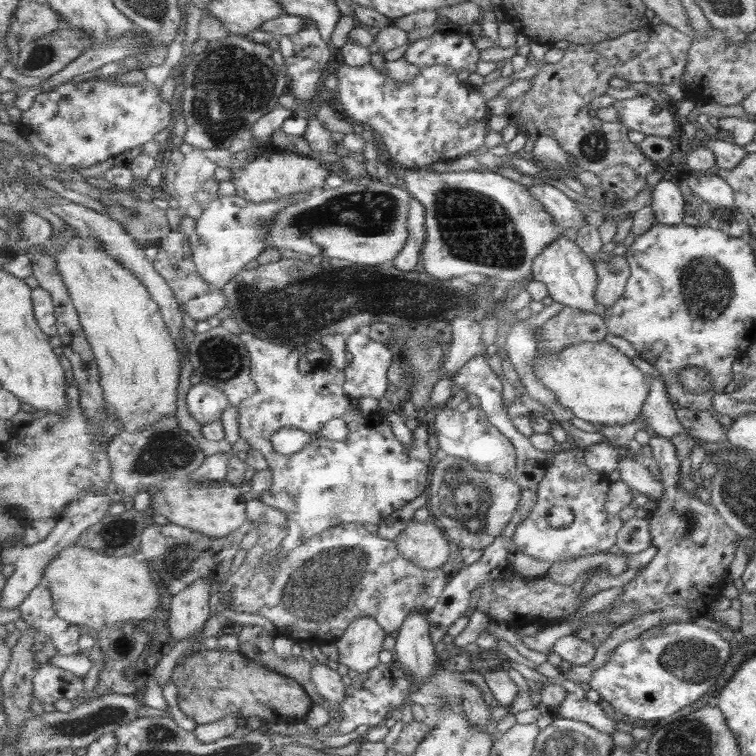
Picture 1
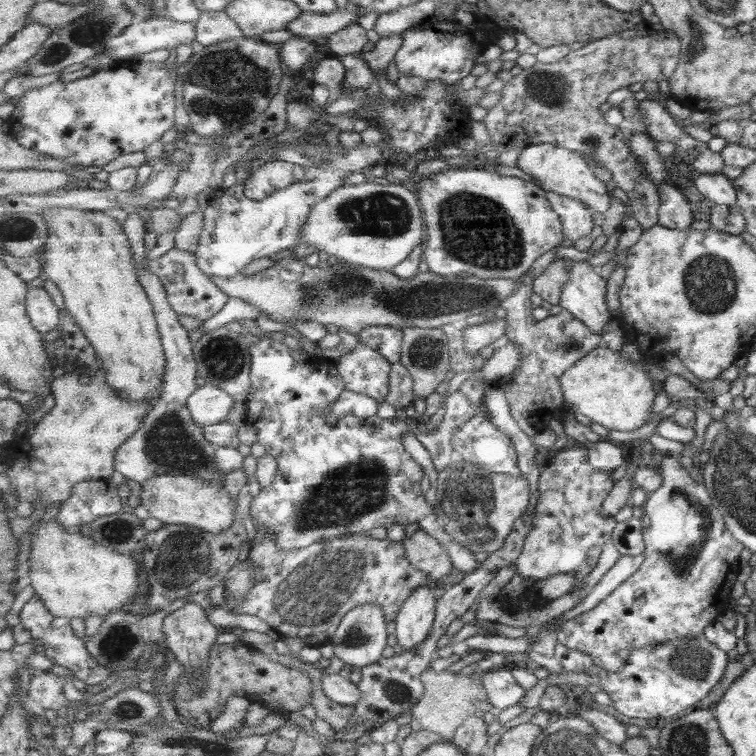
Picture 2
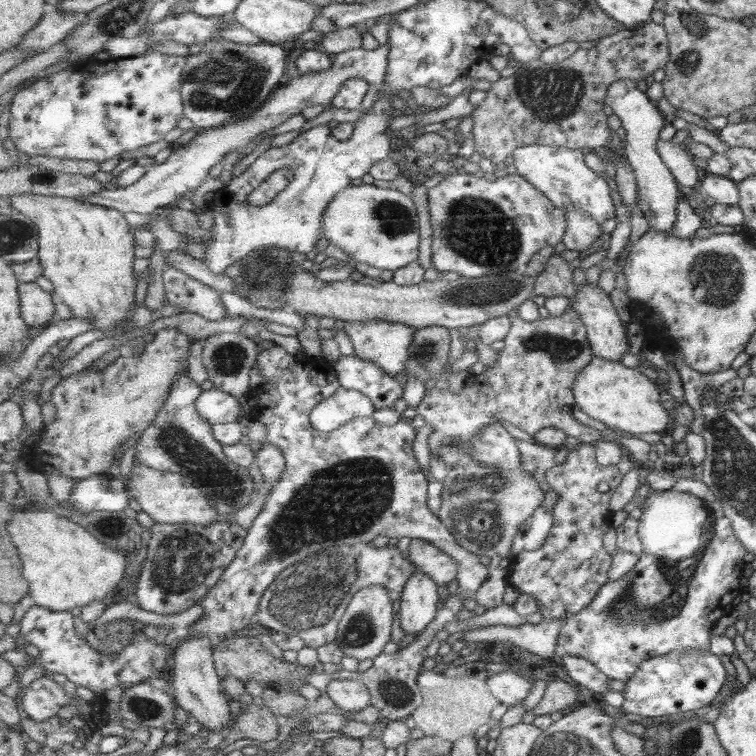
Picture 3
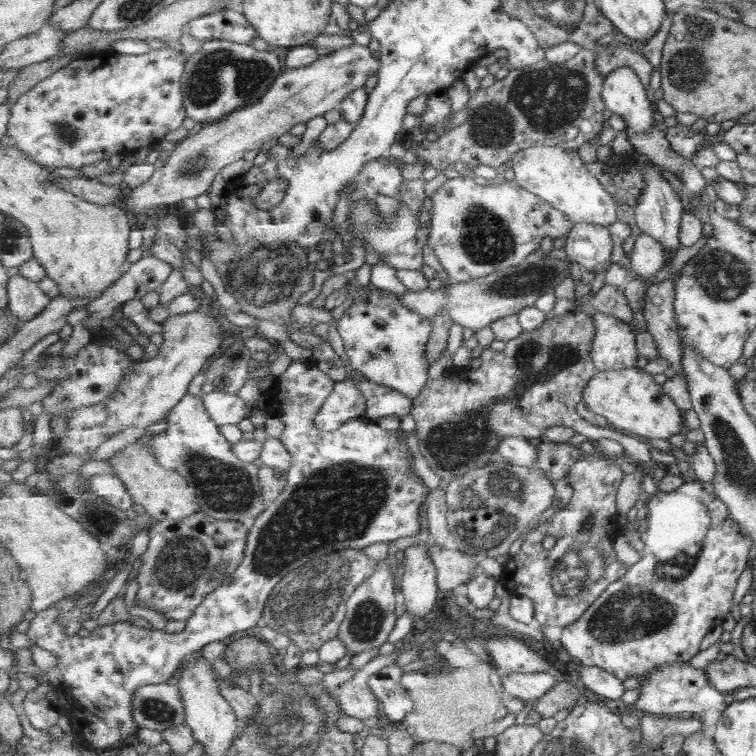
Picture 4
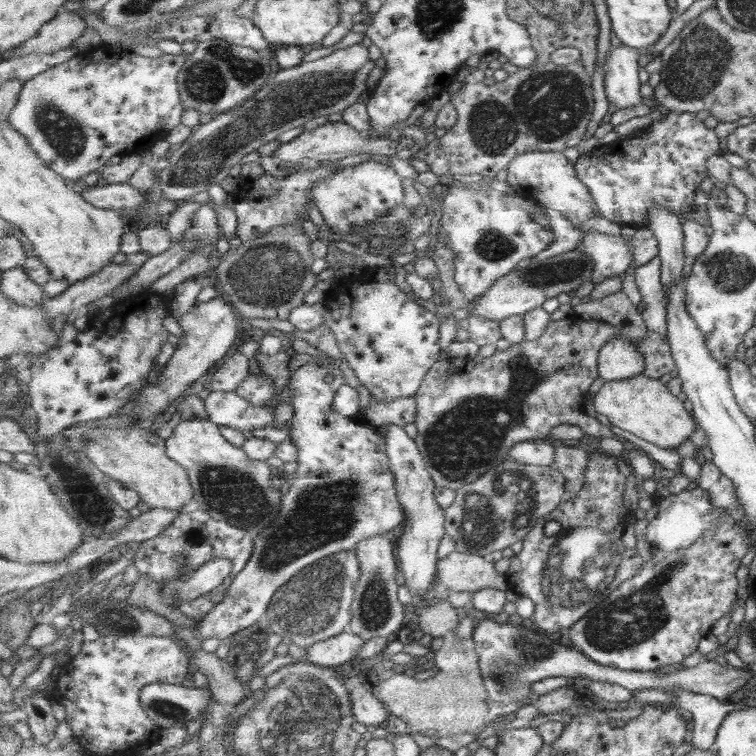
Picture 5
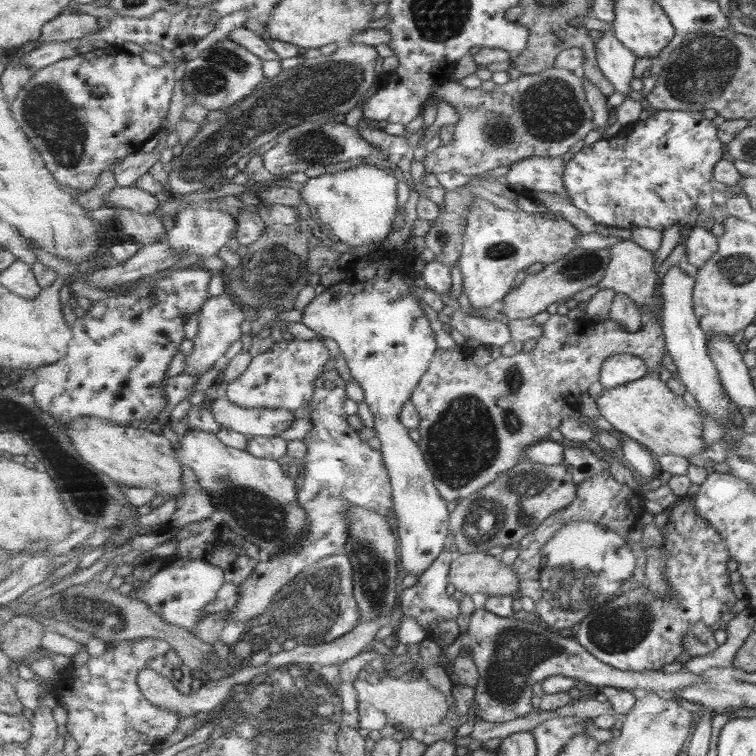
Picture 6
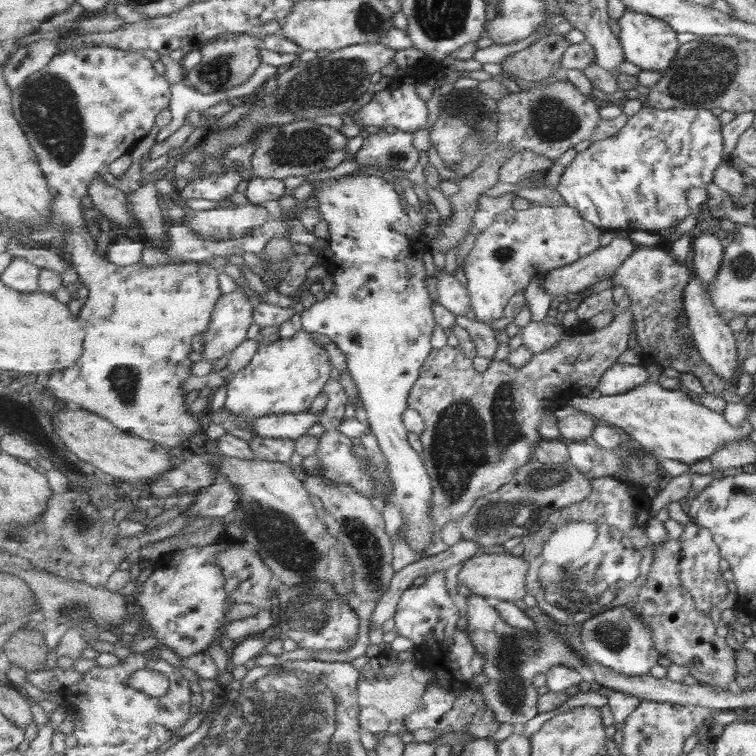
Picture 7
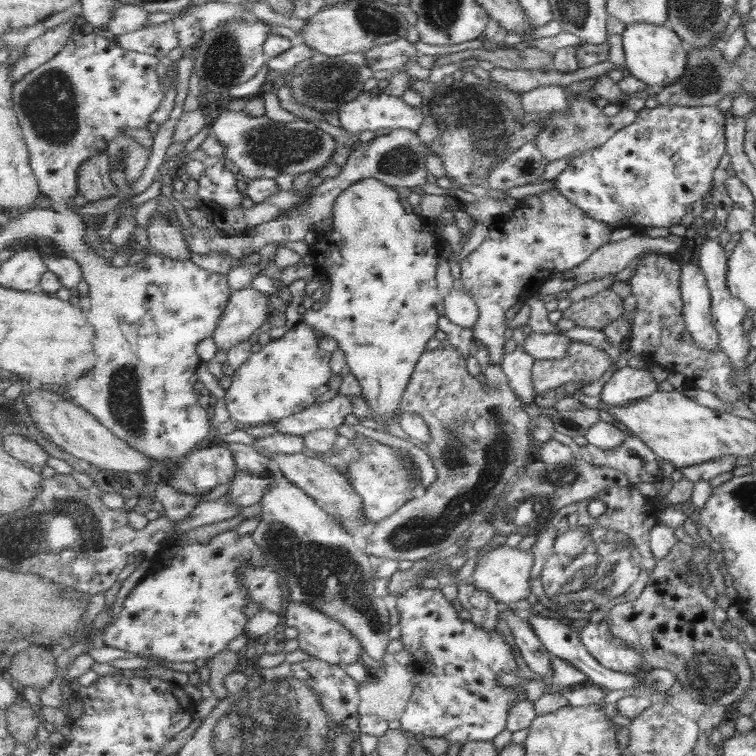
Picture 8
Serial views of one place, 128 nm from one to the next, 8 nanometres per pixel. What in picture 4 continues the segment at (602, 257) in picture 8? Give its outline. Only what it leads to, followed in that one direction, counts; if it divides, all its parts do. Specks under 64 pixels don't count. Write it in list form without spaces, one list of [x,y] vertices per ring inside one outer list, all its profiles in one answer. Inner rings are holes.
[[[568,258],[542,260],[536,266],[509,267],[505,270],[493,272],[489,276],[483,276],[469,282],[451,283],[451,287],[441,284],[433,292],[431,288],[423,291],[409,291],[405,295],[395,295],[405,308],[411,312],[417,312],[421,316],[431,319],[441,312],[451,315],[454,323],[461,327],[469,328],[476,333],[481,328],[491,326],[492,322],[505,318],[506,316],[517,315],[521,310],[535,306],[540,294],[553,292],[555,286],[561,282],[563,277],[571,276],[571,261]]]

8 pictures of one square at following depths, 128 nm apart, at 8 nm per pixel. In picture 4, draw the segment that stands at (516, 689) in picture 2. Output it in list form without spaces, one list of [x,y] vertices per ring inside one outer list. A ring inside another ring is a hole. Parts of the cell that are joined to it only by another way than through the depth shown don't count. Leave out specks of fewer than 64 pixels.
[[[547,672],[511,673],[511,675],[502,676],[501,681],[502,690],[507,697],[524,703],[537,702],[557,685],[557,678]]]

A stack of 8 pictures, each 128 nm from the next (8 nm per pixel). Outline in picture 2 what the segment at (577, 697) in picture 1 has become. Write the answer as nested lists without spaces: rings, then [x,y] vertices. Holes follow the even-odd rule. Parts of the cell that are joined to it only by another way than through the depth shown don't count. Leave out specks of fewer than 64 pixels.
[[[575,699],[579,700],[579,702],[577,702],[577,704],[579,704],[579,717],[590,720],[593,726],[601,733],[601,736],[609,740],[609,742],[621,747],[625,744],[625,740],[629,738],[629,736],[627,736],[627,725],[611,716],[611,710],[605,710],[604,708],[589,710],[583,708],[582,699]]]

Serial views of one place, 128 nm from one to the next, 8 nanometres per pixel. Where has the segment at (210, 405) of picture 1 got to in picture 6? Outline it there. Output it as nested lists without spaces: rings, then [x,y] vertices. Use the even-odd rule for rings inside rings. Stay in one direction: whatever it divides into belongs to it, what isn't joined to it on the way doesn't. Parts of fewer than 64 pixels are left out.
[[[224,393],[210,402],[215,418],[223,427],[252,436],[279,437],[281,432],[293,426],[293,411],[285,408],[243,408],[233,404]]]

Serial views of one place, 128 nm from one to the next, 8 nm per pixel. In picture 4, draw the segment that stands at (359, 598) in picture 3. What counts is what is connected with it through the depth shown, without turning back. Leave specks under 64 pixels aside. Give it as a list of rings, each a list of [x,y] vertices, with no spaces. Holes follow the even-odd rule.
[[[378,542],[370,544],[364,551],[378,562],[376,571],[369,576],[364,583],[361,583],[356,591],[349,597],[346,604],[347,615],[339,632],[339,640],[349,652],[354,654],[367,652],[372,648],[380,648],[382,644],[387,642],[389,634],[393,632],[395,624],[397,624],[397,594],[395,594],[395,584],[393,578],[395,573],[391,571],[389,565],[389,546],[388,542]]]

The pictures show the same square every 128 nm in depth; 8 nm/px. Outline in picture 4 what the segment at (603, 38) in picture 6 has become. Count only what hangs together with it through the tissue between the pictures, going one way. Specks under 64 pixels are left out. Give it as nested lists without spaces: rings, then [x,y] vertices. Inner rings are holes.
[[[617,67],[605,78],[604,97],[607,108],[622,116],[636,133],[652,131],[653,121],[660,119],[654,100],[647,98],[647,90],[635,70]]]

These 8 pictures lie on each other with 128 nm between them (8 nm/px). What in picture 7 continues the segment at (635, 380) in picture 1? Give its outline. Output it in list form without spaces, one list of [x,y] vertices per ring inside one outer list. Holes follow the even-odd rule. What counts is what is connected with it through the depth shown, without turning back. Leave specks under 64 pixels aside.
[[[650,363],[650,379],[643,386],[623,394],[603,395],[598,398],[575,396],[568,404],[576,410],[588,412],[601,422],[615,425],[627,433],[648,454],[659,460],[669,458],[683,464],[699,463],[707,459],[729,441],[745,441],[751,433],[751,425],[744,419],[739,426],[729,425],[721,414],[693,404],[681,390],[663,388],[660,383],[661,365]]]

